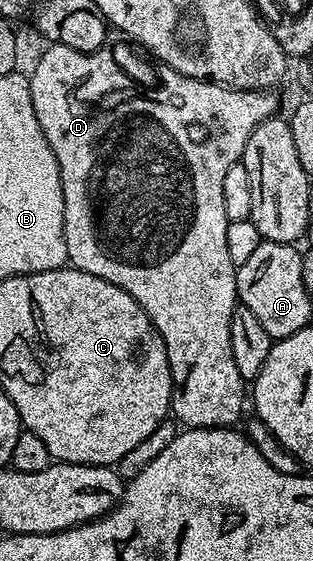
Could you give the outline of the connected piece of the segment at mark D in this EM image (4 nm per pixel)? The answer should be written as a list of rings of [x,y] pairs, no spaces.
[[[53,43],[45,46],[45,51],[41,53],[40,60],[36,63],[36,68],[30,71],[28,84],[30,85],[30,97],[34,101],[34,113],[38,117],[38,125],[42,125],[42,133],[46,137],[46,141],[50,145],[50,149],[54,153],[54,157],[58,161],[58,169],[62,177],[62,197],[64,198],[64,236],[66,237],[66,253],[68,254],[68,263],[77,267],[80,271],[86,273],[94,273],[94,277],[102,277],[106,281],[110,281],[114,285],[118,285],[118,289],[126,289],[126,293],[130,293],[130,297],[134,297],[134,301],[138,301],[138,305],[142,305],[142,309],[150,317],[150,321],[154,325],[154,329],[158,329],[158,333],[164,339],[166,345],[166,357],[168,364],[172,370],[172,406],[171,414],[175,416],[185,428],[190,427],[232,427],[240,419],[240,414],[244,411],[244,399],[246,403],[246,380],[240,376],[238,369],[234,369],[234,353],[230,353],[230,317],[234,313],[234,309],[238,306],[236,298],[236,266],[230,261],[230,252],[226,249],[226,229],[229,222],[226,217],[226,205],[222,202],[222,184],[226,177],[226,173],[230,169],[230,165],[241,162],[246,149],[246,141],[250,141],[250,133],[254,133],[254,129],[258,129],[258,125],[262,125],[262,121],[273,118],[277,114],[276,111],[276,91],[265,89],[262,91],[240,91],[236,87],[226,87],[223,83],[212,83],[209,79],[186,79],[183,77],[164,79],[160,83],[161,91],[156,87],[139,87],[126,72],[120,68],[120,63],[114,56],[108,52],[108,49],[99,51],[91,51],[84,53],[78,49],[70,49],[64,43]]]

